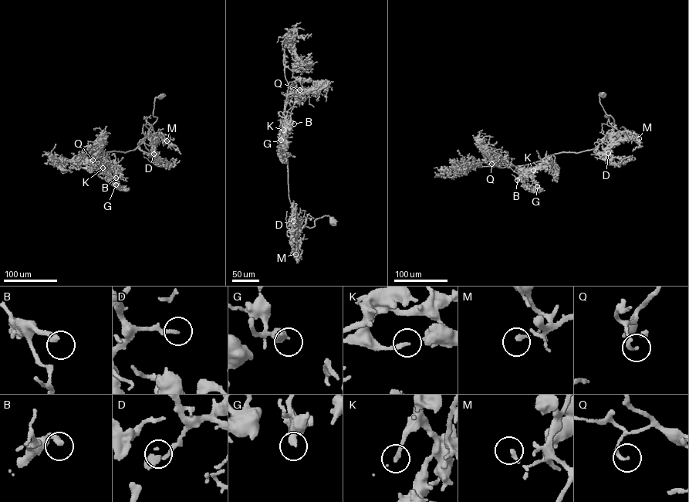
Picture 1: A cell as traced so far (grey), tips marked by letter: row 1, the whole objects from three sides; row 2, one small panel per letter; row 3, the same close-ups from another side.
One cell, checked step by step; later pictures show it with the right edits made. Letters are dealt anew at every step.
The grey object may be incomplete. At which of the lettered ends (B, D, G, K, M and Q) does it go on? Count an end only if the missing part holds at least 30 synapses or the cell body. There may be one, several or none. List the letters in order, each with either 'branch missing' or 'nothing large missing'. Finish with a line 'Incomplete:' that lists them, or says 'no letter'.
B: nothing large missing
D: branch missing
G: nothing large missing
K: branch missing
M: nothing large missing
Q: nothing large missing
Incomplete: D, K

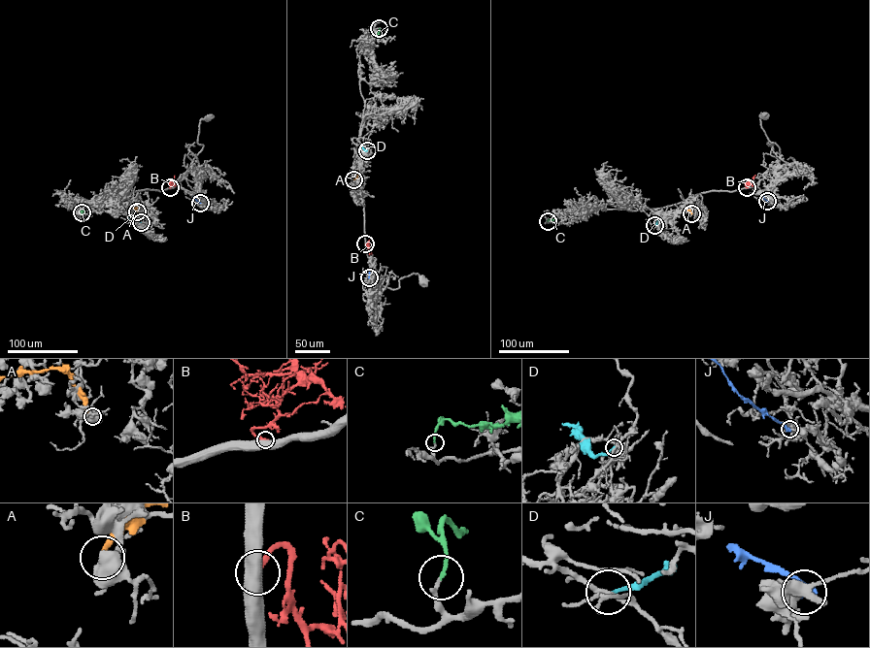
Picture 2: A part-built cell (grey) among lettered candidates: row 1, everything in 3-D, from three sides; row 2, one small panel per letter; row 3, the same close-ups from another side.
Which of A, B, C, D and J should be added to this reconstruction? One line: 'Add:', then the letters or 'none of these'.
Add: C

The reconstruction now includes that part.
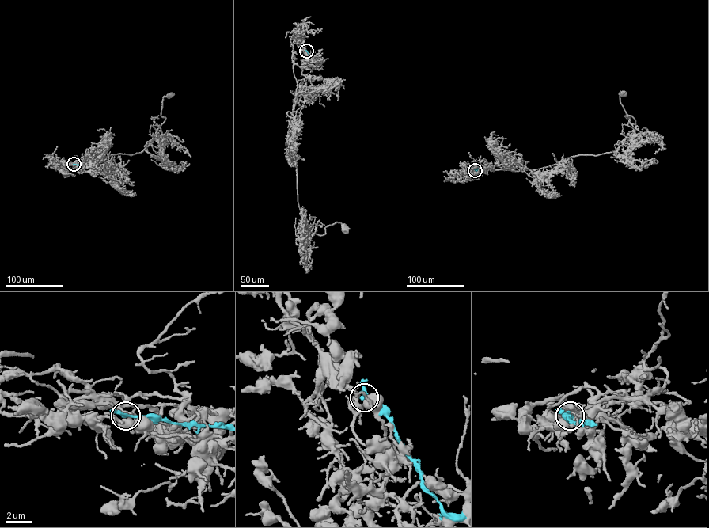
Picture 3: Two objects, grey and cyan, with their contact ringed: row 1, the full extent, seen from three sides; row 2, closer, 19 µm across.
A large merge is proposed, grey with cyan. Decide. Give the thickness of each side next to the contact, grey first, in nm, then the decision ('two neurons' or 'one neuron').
300 nm thick on the grey side, 260 nm on the other; two neurons

